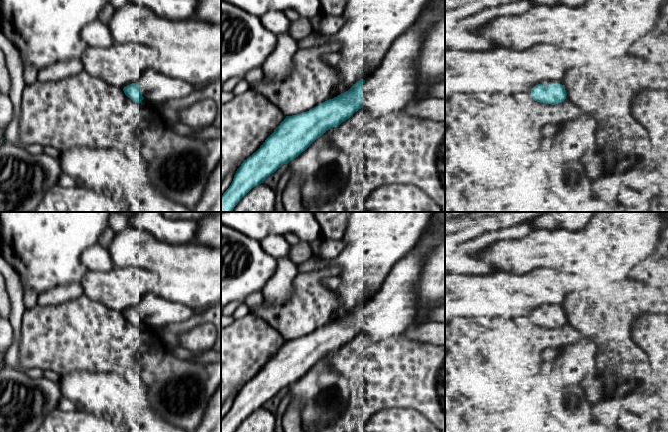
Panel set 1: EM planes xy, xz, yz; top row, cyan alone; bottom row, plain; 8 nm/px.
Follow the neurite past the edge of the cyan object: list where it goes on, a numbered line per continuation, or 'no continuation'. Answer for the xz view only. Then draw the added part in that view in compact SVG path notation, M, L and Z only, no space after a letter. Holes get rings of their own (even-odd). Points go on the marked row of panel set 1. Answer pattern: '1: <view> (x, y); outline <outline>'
1: xz (392, 86); outline M429 0L415 23L394 41L380 66L365 79L363 108L372 118L401 111L415 98L416 62L427 31L444 8L442 0Z

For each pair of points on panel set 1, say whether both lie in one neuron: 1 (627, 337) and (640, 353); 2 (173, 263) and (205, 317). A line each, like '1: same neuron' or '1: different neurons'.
1: same neuron
2: different neurons

